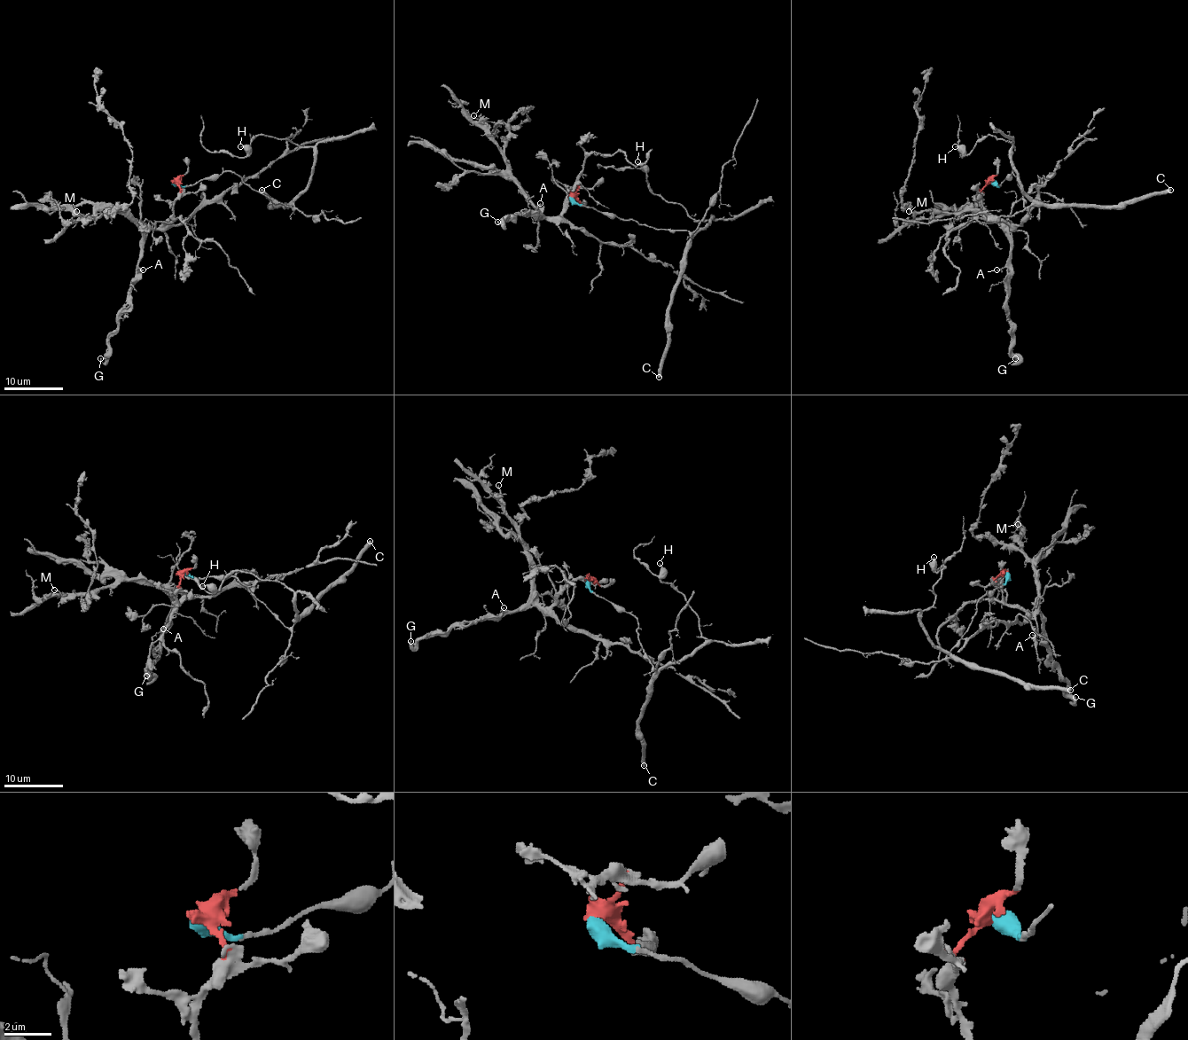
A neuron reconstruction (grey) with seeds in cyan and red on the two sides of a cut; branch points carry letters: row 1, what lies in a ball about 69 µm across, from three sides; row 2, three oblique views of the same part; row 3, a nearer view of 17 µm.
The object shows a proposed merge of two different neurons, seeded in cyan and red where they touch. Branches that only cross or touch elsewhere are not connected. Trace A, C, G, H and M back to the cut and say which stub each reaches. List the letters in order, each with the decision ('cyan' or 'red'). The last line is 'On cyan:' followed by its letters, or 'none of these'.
A: red
C: cyan
G: red
H: cyan
M: red
On cyan: C, H

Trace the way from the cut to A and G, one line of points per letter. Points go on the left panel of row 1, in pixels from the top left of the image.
A: (173, 182), (180, 189), (173, 207), (171, 222), (165, 222), (147, 231), (143, 255), (137, 266), (143, 270)
G: (173, 182), (180, 189), (171, 222), (147, 231), (130, 307), (109, 338), (106, 361), (100, 358)

